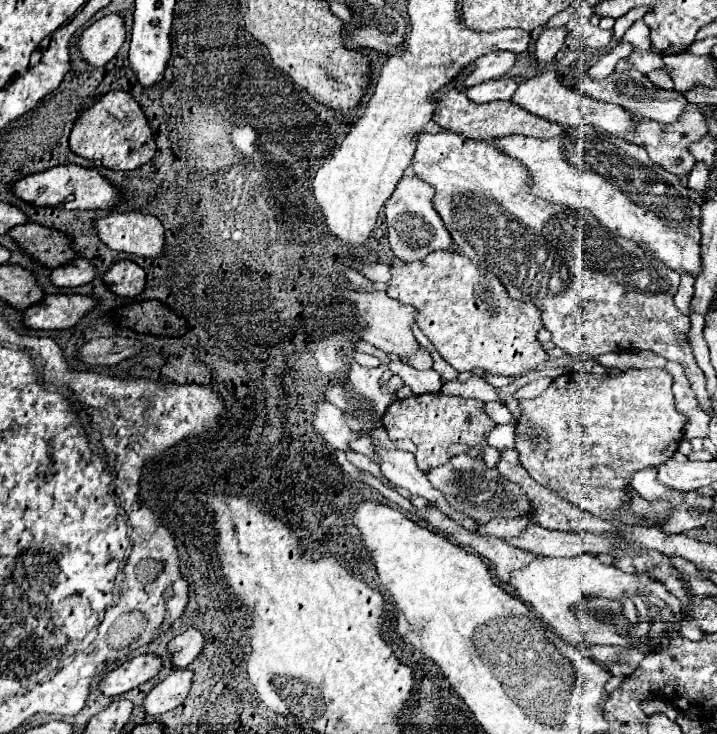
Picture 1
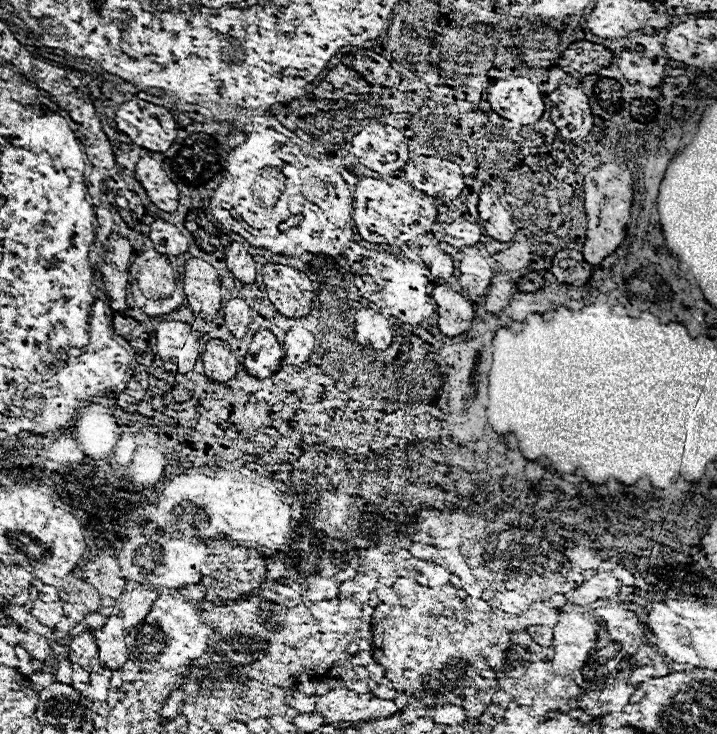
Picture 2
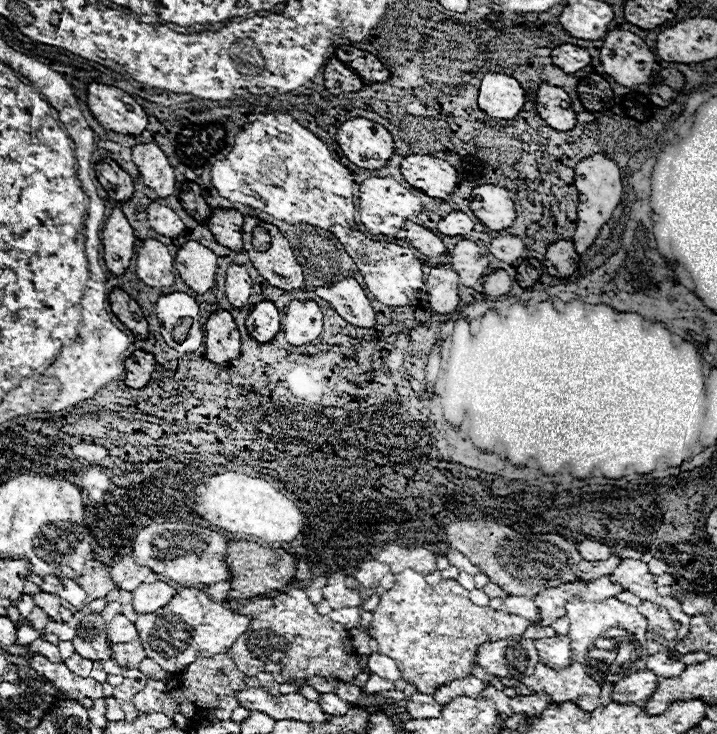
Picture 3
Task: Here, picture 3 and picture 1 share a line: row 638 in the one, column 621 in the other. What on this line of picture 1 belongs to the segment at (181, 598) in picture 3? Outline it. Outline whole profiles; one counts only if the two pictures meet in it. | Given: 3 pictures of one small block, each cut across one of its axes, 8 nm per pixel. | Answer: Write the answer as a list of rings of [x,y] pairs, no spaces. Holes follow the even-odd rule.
[[[590,126],[584,128],[564,128],[562,134],[554,138],[532,138],[532,136],[502,136],[492,140],[492,144],[502,150],[506,156],[522,162],[532,180],[532,194],[540,196],[548,202],[556,202],[574,210],[590,210],[602,226],[606,226],[612,234],[634,240],[644,250],[650,250],[660,262],[668,264],[672,270],[686,270],[692,276],[700,272],[700,208],[696,202],[690,200],[690,190],[680,184],[680,180],[658,170],[646,156],[642,148],[630,146],[628,142],[612,136],[608,132],[596,132]]]

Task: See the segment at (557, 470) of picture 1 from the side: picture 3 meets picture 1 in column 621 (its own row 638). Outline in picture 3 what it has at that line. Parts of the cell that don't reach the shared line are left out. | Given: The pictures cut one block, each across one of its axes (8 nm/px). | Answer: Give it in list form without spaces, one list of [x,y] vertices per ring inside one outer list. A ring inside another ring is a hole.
[[[404,570],[396,576],[390,590],[380,594],[380,604],[374,610],[370,636],[378,642],[380,654],[392,658],[402,672],[402,680],[412,684],[422,694],[434,694],[436,688],[472,674],[472,658],[484,642],[498,642],[504,638],[522,636],[532,622],[504,614],[492,608],[476,606],[456,580],[430,586],[418,574]]]

